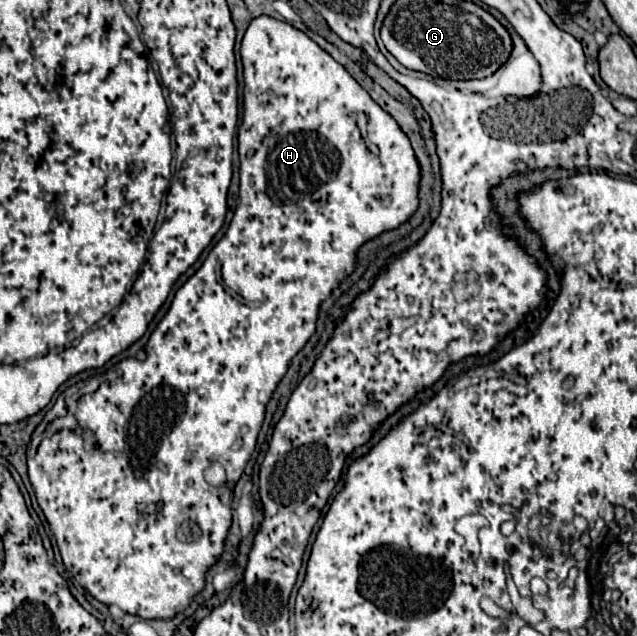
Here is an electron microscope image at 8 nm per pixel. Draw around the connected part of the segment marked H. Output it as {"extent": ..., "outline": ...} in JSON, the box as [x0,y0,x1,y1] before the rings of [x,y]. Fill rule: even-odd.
{"extent":[28,16,420,620],"outline":[[[258,16],[258,18],[254,18],[254,20],[250,22],[250,26],[248,26],[248,30],[246,30],[246,34],[244,34],[244,38],[242,38],[240,56],[242,56],[242,66],[244,66],[244,116],[242,116],[242,124],[240,124],[237,129],[238,155],[240,161],[239,195],[238,206],[236,206],[234,218],[232,218],[232,222],[230,222],[230,226],[228,226],[224,238],[212,248],[212,252],[208,254],[208,258],[204,260],[204,264],[202,264],[202,266],[200,266],[200,268],[198,268],[198,270],[178,288],[178,292],[174,294],[174,300],[172,300],[172,304],[170,304],[170,308],[168,308],[168,314],[164,314],[164,318],[158,322],[158,326],[156,326],[154,332],[150,334],[148,344],[144,346],[146,358],[144,358],[144,360],[126,358],[126,360],[124,360],[122,376],[118,376],[118,378],[114,378],[114,380],[102,380],[100,386],[98,386],[94,392],[84,392],[84,390],[82,390],[88,382],[78,382],[76,386],[70,386],[66,392],[62,392],[62,394],[58,396],[56,404],[52,406],[52,410],[48,410],[46,416],[44,416],[44,420],[40,422],[38,430],[44,432],[44,438],[42,438],[38,450],[36,450],[34,460],[28,460],[28,476],[30,476],[32,488],[34,488],[36,500],[38,500],[40,508],[42,508],[42,512],[44,512],[48,524],[50,524],[50,530],[52,530],[52,534],[54,534],[54,538],[56,538],[56,544],[58,544],[58,550],[60,550],[60,554],[62,554],[62,562],[64,562],[68,574],[70,574],[82,588],[86,588],[96,600],[100,600],[102,604],[106,604],[106,606],[116,604],[116,606],[120,606],[124,612],[134,614],[134,616],[140,616],[140,618],[146,618],[146,620],[166,620],[166,618],[174,618],[176,612],[178,612],[178,608],[188,608],[190,602],[194,600],[194,596],[200,594],[200,592],[204,590],[206,572],[208,572],[208,570],[218,562],[218,558],[222,556],[224,540],[226,540],[228,530],[230,530],[230,524],[232,524],[232,488],[234,488],[234,484],[238,482],[238,478],[242,476],[244,466],[248,464],[248,460],[250,460],[250,456],[252,456],[252,452],[254,452],[254,448],[256,448],[256,438],[258,438],[258,432],[260,432],[262,422],[264,422],[266,404],[268,404],[270,396],[274,394],[278,382],[280,382],[280,380],[284,378],[284,374],[288,372],[288,366],[290,366],[292,358],[306,346],[306,342],[310,340],[310,336],[316,332],[316,320],[318,320],[320,304],[332,294],[334,288],[338,288],[338,284],[340,284],[344,278],[348,278],[348,276],[354,272],[354,268],[356,268],[356,254],[358,254],[360,246],[362,246],[364,242],[368,242],[368,240],[372,240],[372,238],[384,234],[384,232],[396,230],[400,224],[404,224],[406,220],[410,220],[412,214],[418,210],[418,202],[420,202],[420,198],[418,198],[418,190],[420,190],[420,164],[418,164],[418,158],[416,158],[416,154],[414,154],[414,150],[412,150],[410,138],[400,130],[398,122],[396,122],[388,112],[384,112],[384,110],[370,98],[370,94],[368,94],[368,92],[348,74],[348,70],[346,70],[344,66],[340,66],[326,50],[322,50],[306,32],[302,32],[302,30],[298,30],[298,28],[294,28],[294,26],[290,26],[288,22],[282,22],[282,20],[276,20],[276,18],[270,18],[270,16]],[[70,394],[74,394],[74,398],[76,398],[76,406],[74,406],[72,410],[68,410],[68,406],[66,406],[66,396],[70,396]],[[70,414],[72,414],[74,422],[68,420],[68,426],[66,426],[66,422],[62,422],[62,420],[64,420],[66,416],[70,416]],[[214,460],[220,460],[222,466],[224,466],[226,472],[228,472],[226,490],[224,490],[224,488],[212,488],[212,486],[204,480],[204,468],[206,468],[210,462],[214,462]]]}

